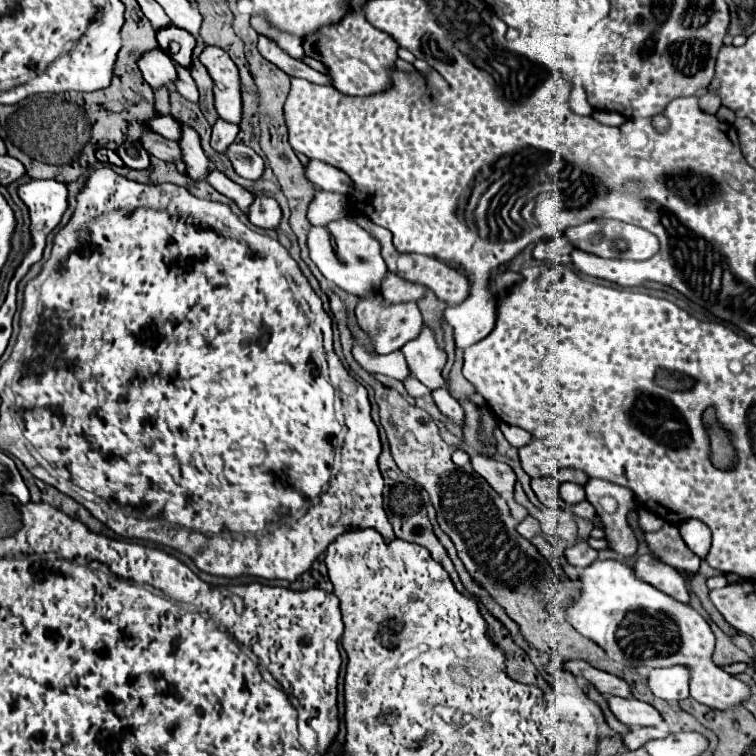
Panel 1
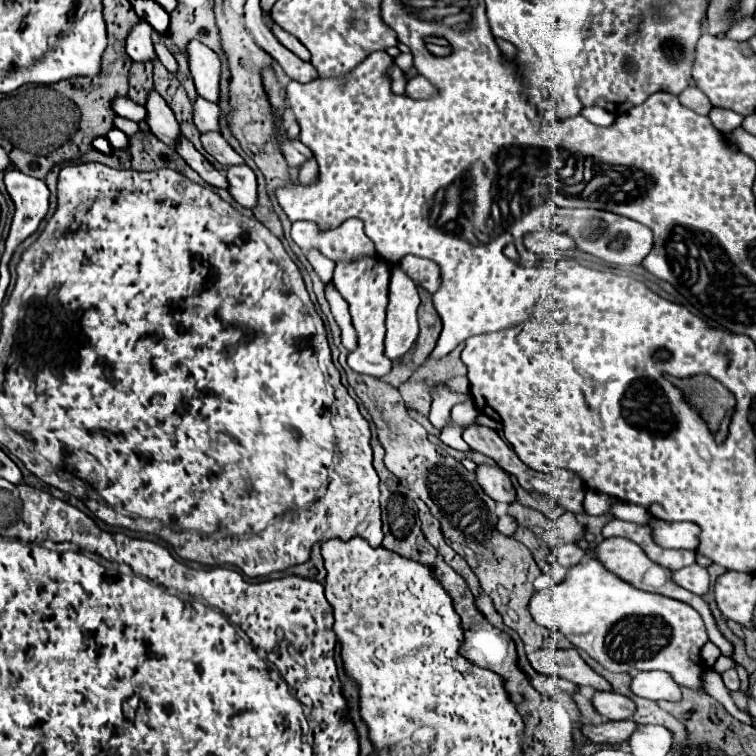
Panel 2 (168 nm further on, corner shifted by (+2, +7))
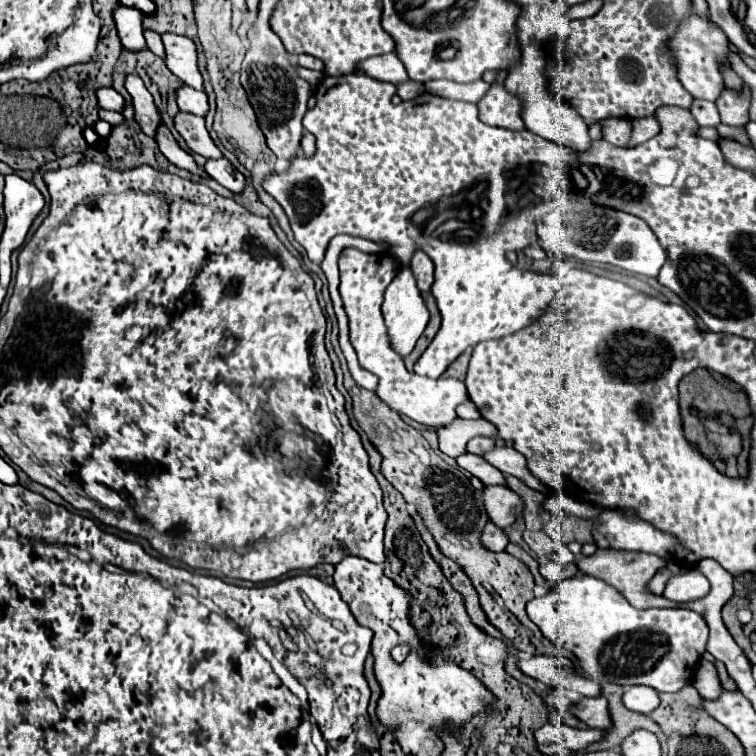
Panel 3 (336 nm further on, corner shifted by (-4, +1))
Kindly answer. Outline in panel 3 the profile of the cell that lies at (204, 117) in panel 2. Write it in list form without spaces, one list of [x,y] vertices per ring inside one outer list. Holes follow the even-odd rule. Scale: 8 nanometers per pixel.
[[[180,87],[178,89],[178,107],[184,113],[192,113],[198,117],[206,117],[210,105],[204,91],[196,91],[192,87]]]

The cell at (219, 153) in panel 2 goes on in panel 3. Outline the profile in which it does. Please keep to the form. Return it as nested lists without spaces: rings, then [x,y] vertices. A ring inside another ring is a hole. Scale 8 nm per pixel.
[[[180,111],[176,115],[176,129],[178,129],[178,133],[184,137],[184,141],[188,143],[188,147],[194,153],[204,155],[206,159],[220,159],[220,157],[224,157],[222,151],[212,141],[202,117],[196,117],[196,115]]]

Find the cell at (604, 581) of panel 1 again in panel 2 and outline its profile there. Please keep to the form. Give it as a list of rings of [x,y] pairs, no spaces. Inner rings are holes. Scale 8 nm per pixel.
[[[592,557],[570,567],[566,577],[554,583],[550,589],[536,591],[528,603],[528,609],[538,625],[544,625],[552,631],[556,629],[572,645],[584,649],[592,659],[596,659],[604,669],[612,673],[666,671],[678,685],[690,689],[702,689],[700,675],[704,671],[704,663],[700,659],[700,649],[708,641],[708,633],[704,629],[702,617],[682,601],[634,589],[614,573],[606,573],[600,561]]]

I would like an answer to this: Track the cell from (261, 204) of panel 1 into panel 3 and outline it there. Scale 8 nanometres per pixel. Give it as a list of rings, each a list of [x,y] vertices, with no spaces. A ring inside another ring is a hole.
[[[224,157],[222,159],[208,159],[204,169],[212,179],[216,179],[222,187],[230,189],[234,195],[244,191],[246,177],[228,159],[224,159]]]

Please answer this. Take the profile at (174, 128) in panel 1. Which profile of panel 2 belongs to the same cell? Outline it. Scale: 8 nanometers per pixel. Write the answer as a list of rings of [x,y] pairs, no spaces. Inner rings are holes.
[[[116,97],[112,99],[112,109],[116,115],[120,117],[126,117],[126,119],[132,119],[132,121],[144,121],[144,107],[134,103],[132,99],[128,97]]]

